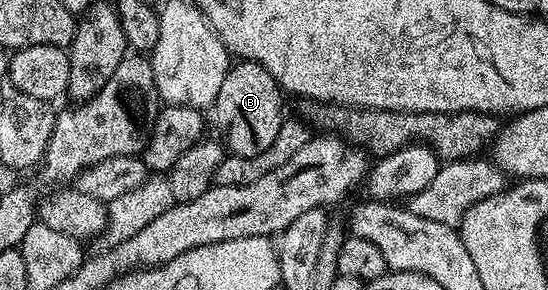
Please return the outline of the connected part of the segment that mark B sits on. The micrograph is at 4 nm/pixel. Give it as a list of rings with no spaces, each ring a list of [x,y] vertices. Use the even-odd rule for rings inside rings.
[[[235,62],[220,84],[220,93],[216,93],[212,108],[213,114],[218,114],[218,127],[222,130],[225,146],[244,158],[264,153],[264,149],[272,145],[284,120],[282,98],[284,92],[268,69],[259,63]]]

